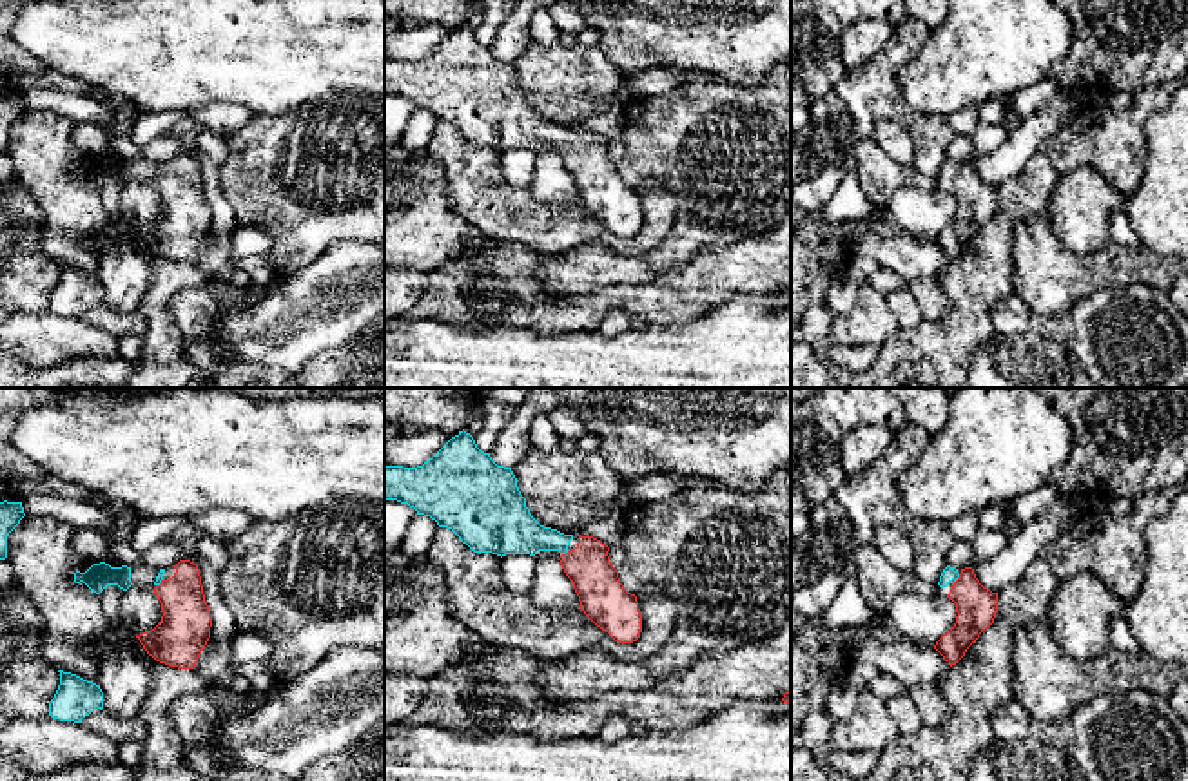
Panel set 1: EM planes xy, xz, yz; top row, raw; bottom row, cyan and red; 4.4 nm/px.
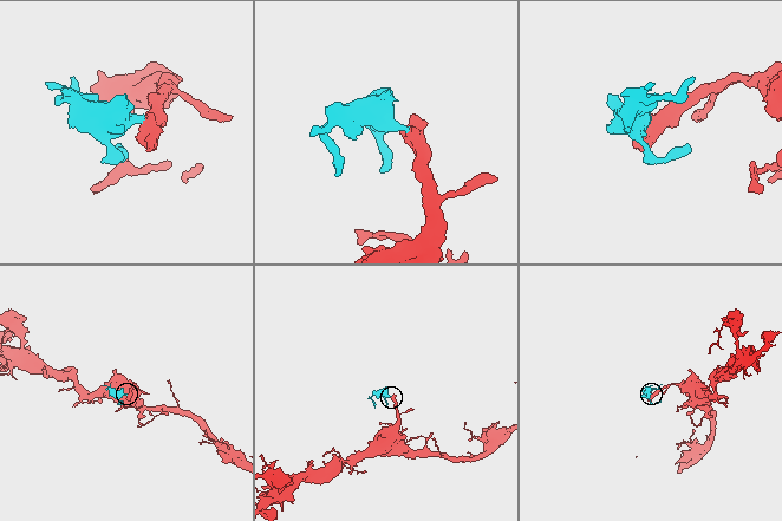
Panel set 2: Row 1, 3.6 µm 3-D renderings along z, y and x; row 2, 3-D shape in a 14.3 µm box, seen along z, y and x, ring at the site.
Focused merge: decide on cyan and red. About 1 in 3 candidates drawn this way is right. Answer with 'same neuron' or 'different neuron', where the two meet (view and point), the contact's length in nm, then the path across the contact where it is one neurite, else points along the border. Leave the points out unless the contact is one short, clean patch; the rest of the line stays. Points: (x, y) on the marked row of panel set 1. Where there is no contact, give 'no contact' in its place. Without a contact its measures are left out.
same neuron | yz (958, 577) | 50 nm | across yz (949, 573), (958, 577), (976, 606)

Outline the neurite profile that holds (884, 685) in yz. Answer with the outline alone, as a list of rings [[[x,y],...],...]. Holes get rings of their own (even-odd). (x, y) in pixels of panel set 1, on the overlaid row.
[[[883,672],[869,680],[865,689],[885,701],[907,690],[894,676]]]

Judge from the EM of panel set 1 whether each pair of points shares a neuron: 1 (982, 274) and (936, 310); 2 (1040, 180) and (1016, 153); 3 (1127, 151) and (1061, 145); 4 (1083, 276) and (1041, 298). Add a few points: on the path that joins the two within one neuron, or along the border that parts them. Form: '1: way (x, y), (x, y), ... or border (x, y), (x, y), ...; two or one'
1: border (936, 279), (951, 308), (940, 319), (925, 323); two
2: border (1038, 153), (998, 187); two
3: way (1110, 145), (1078, 145); one
4: way (1072, 278), (1061, 278), (1052, 287); one

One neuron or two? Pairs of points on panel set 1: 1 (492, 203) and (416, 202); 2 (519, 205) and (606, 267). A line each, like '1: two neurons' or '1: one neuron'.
1: two neurons
2: two neurons

